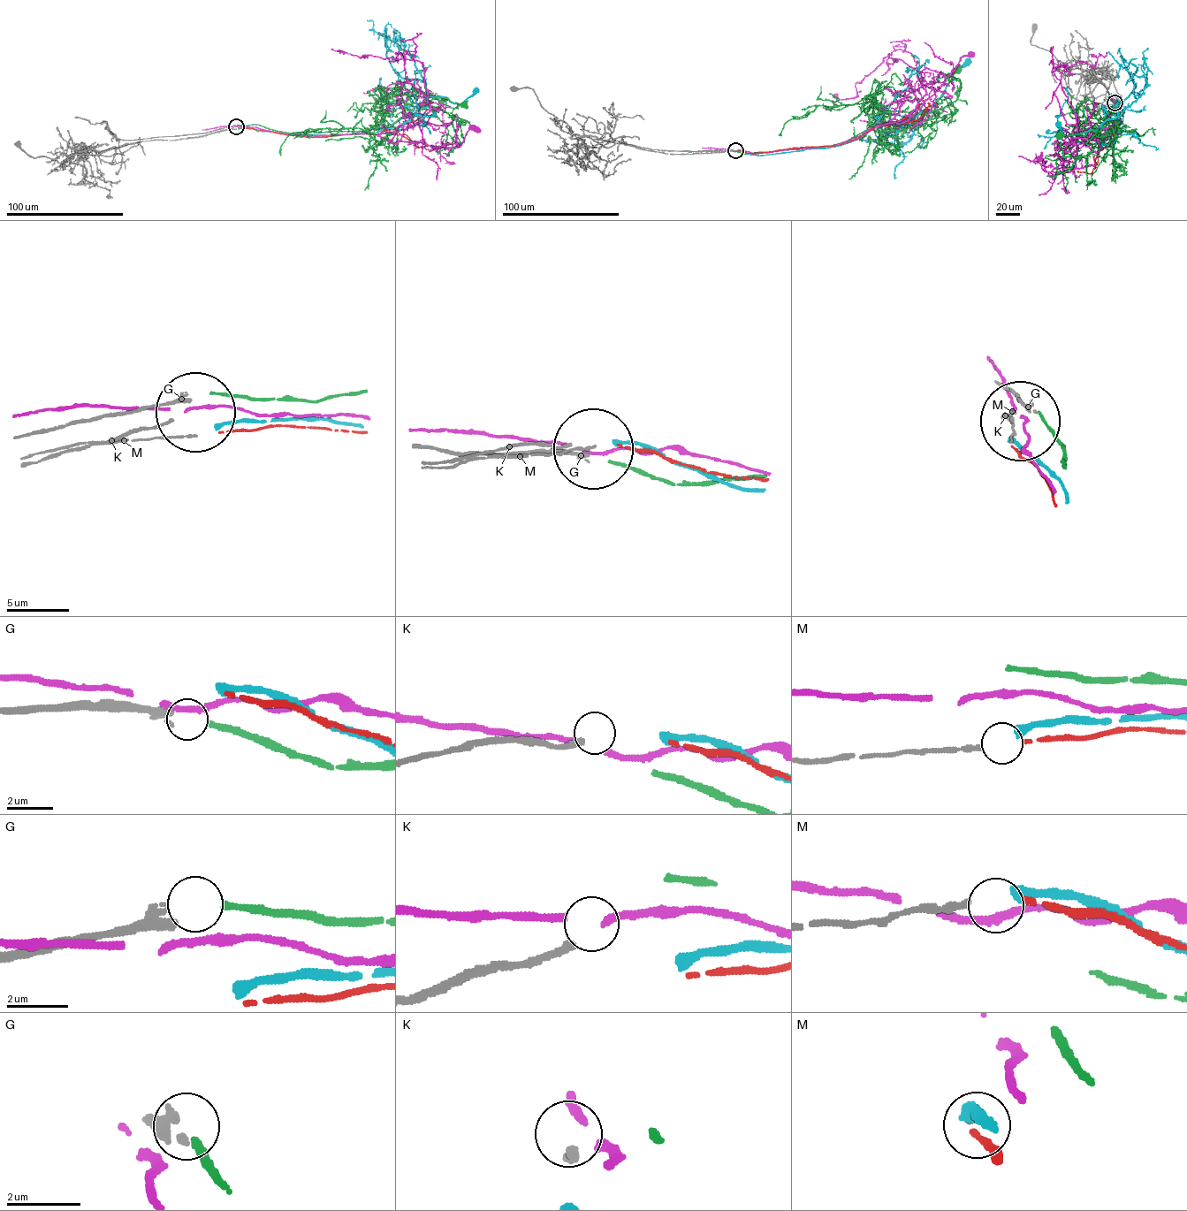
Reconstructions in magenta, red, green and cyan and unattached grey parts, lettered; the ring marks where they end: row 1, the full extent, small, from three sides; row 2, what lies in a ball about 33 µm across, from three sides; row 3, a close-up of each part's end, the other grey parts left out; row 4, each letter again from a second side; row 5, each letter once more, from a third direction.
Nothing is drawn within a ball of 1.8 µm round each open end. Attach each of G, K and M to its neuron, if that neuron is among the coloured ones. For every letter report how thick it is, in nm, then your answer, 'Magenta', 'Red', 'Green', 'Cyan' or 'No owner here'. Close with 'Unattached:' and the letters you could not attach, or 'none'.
G: Thickness 360 nm. Green
K: Thickness 280 nm. No owner here
M: Thickness 200 nm. Red
Unattached: K

